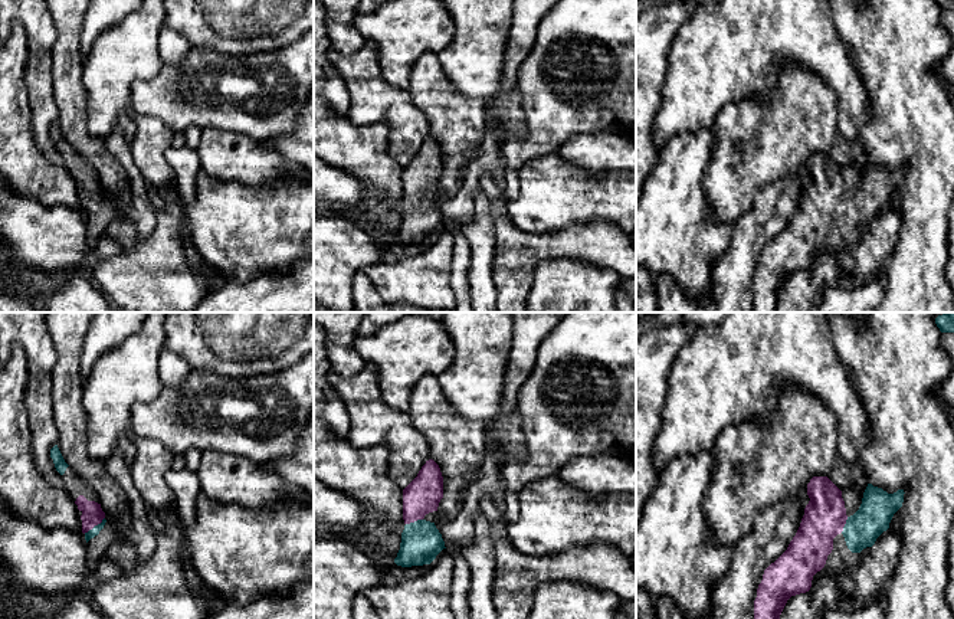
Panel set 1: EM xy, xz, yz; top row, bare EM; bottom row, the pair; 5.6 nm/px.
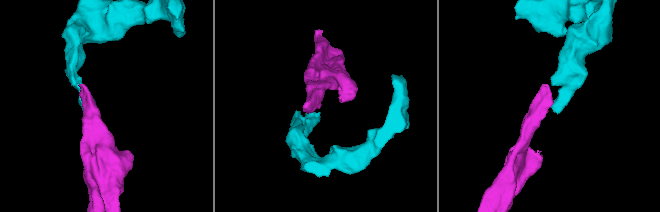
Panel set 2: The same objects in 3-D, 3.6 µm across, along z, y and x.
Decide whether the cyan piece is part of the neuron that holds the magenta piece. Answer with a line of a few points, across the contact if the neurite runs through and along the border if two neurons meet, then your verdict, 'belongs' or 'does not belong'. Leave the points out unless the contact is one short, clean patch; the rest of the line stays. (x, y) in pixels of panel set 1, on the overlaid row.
line xy (92, 514), (94, 526), (97, 529); belongs

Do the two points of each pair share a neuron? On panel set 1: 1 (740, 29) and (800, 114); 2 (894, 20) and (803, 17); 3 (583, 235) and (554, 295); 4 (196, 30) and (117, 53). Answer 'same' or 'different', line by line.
1: different
2: different
3: different
4: different

